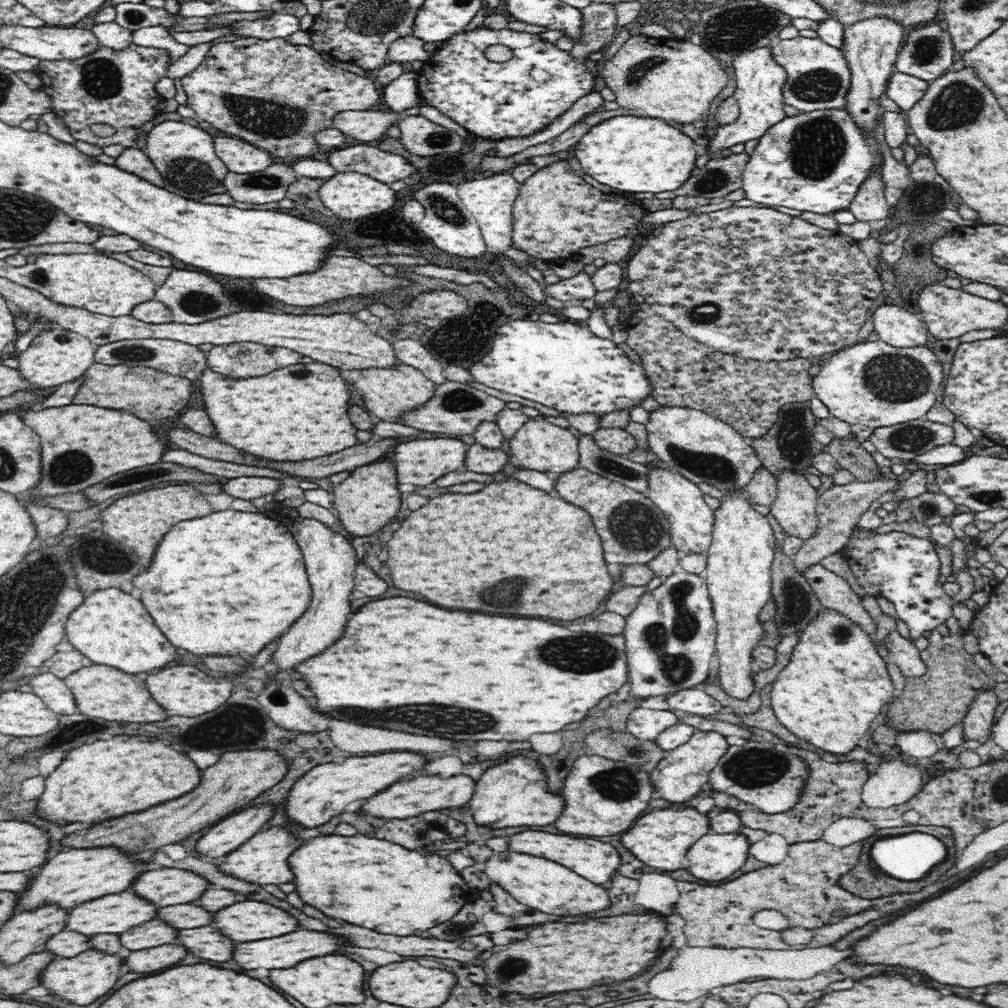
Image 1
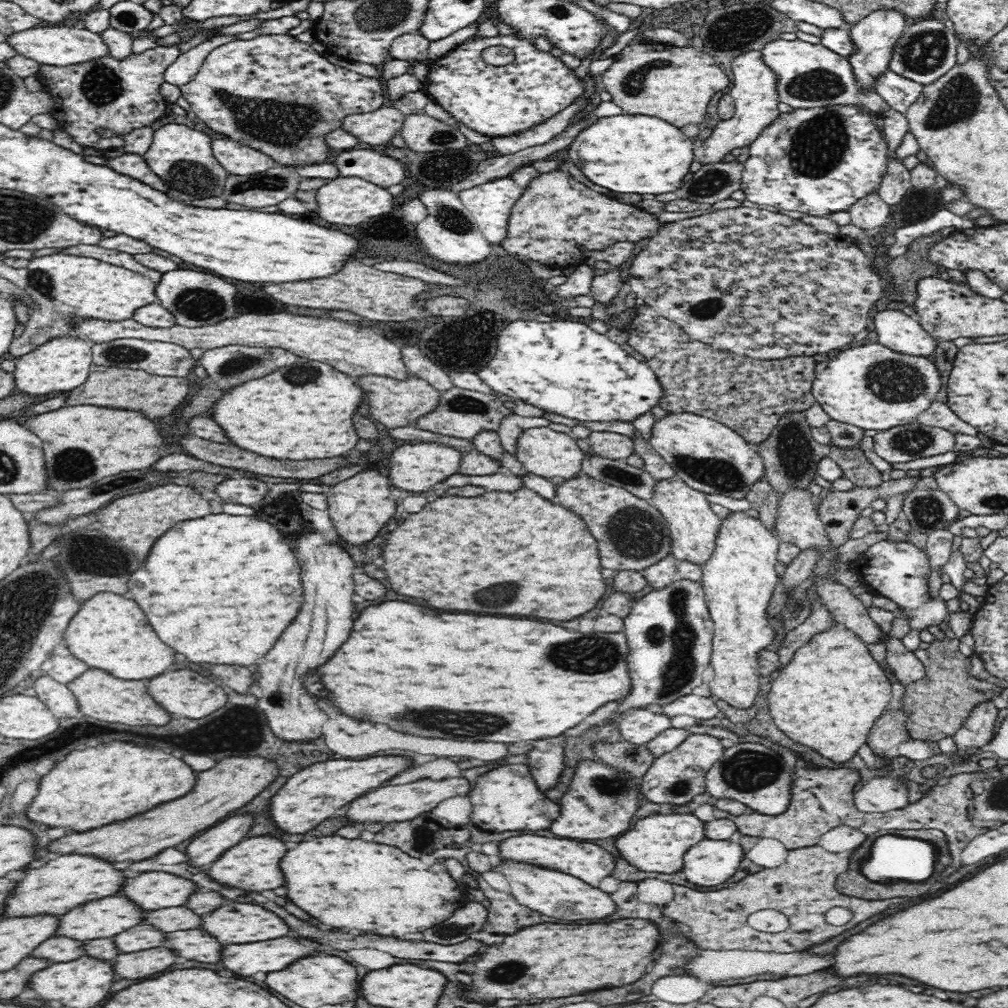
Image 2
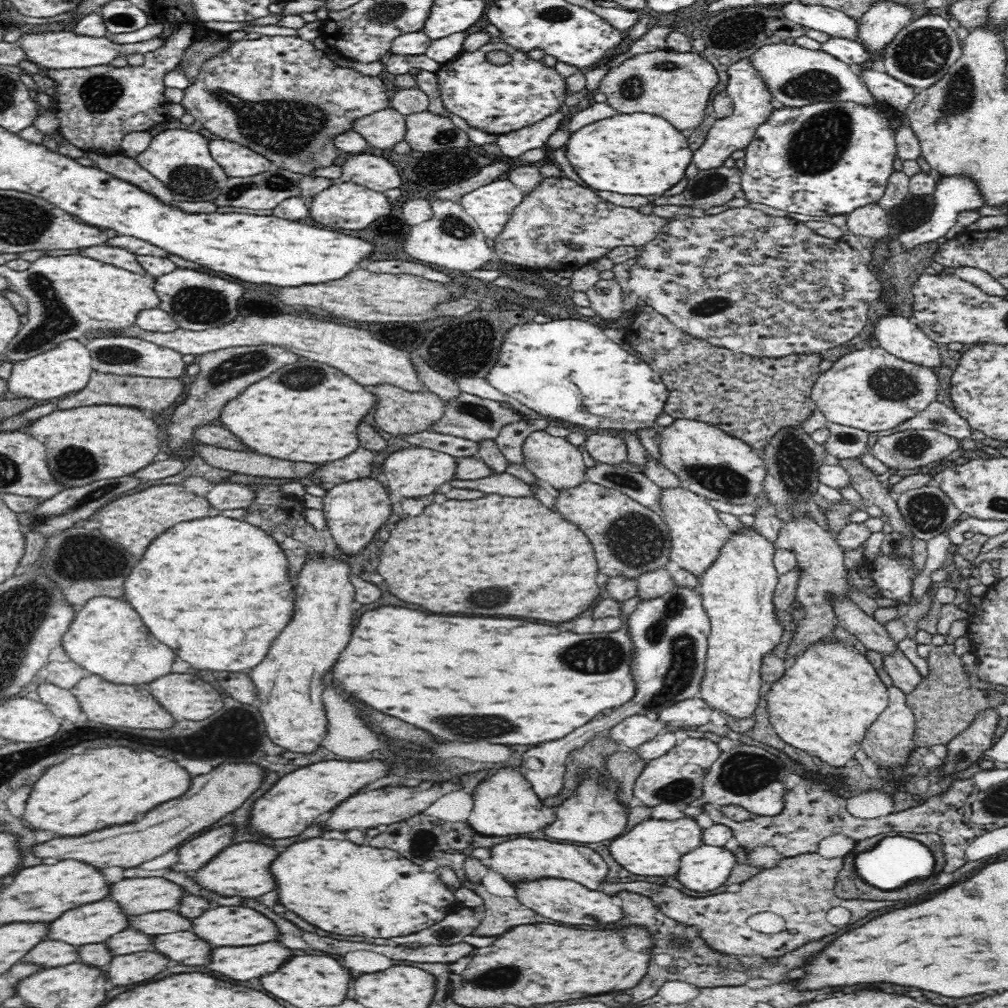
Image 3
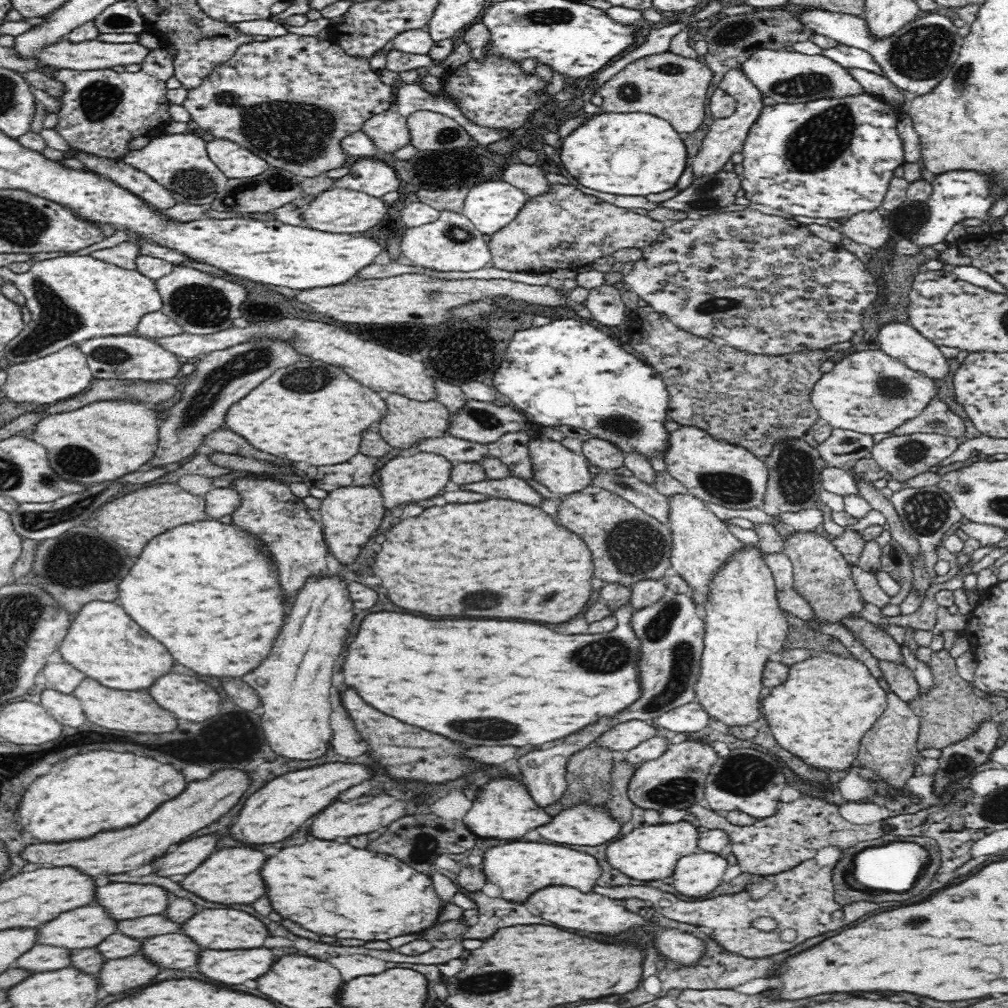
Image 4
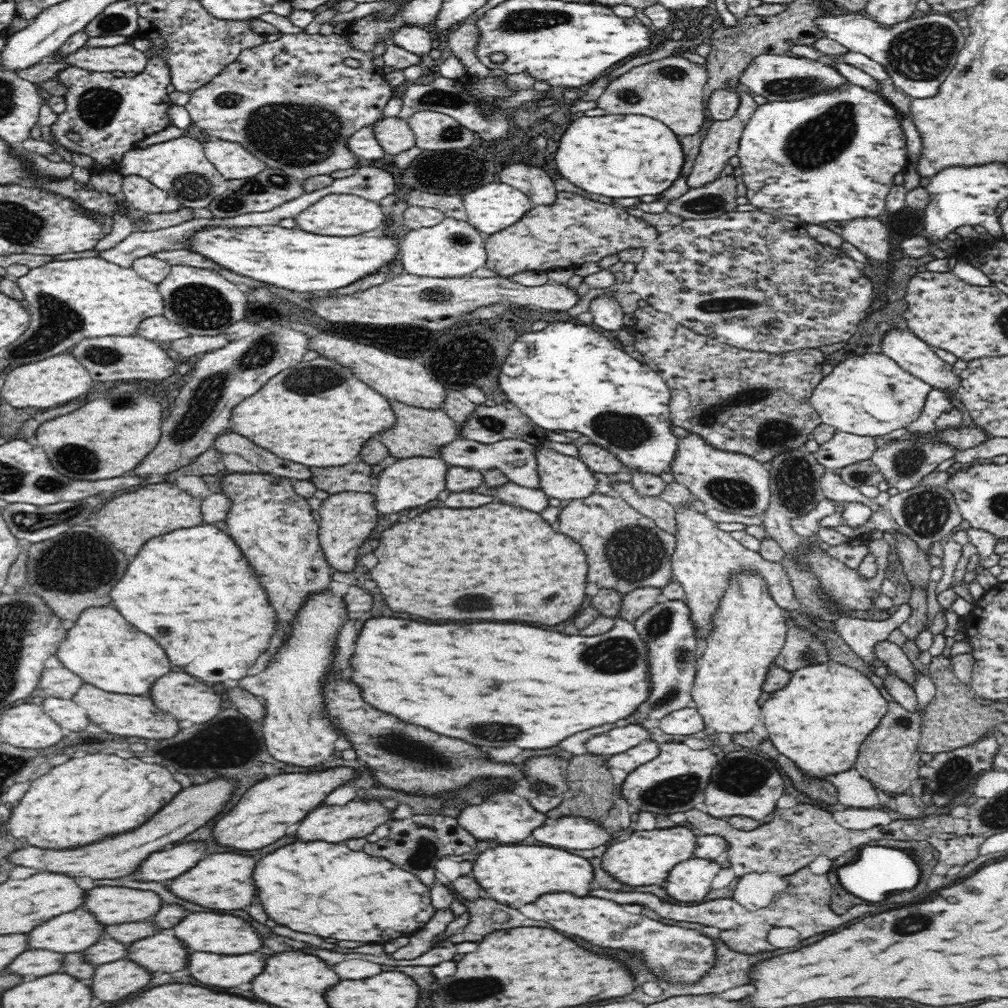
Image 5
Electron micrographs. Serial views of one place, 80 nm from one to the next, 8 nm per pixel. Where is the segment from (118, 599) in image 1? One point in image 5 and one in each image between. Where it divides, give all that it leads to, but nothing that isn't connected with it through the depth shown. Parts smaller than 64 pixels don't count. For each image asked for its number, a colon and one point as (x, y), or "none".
2: (109, 632)
3: (106, 638)
4: (102, 642)
5: (103, 650)

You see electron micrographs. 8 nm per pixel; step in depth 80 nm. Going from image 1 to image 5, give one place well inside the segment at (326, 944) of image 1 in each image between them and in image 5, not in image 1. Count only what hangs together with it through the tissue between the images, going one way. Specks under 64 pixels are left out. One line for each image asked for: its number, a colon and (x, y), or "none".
2: (271, 956)
3: (241, 963)
4: (227, 966)
5: (209, 969)

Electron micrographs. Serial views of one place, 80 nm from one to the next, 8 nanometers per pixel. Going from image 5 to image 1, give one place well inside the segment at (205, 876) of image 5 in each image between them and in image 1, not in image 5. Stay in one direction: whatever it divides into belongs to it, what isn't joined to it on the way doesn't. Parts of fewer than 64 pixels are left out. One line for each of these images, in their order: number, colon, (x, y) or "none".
1: (263, 859)
2: (252, 865)
3: (243, 870)
4: (232, 876)

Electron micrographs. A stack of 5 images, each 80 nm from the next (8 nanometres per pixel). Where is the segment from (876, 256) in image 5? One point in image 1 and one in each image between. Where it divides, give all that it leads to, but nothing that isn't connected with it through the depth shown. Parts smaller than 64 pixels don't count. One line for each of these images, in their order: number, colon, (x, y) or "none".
1: (869, 204)
2: (871, 211)
3: (871, 220)
4: (868, 228)

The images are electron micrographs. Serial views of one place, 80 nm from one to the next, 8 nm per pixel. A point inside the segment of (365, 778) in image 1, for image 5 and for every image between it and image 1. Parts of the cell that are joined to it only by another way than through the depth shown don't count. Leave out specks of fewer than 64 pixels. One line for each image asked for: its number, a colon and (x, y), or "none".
2: (315, 793)
3: (290, 806)
4: (277, 810)
5: (260, 818)

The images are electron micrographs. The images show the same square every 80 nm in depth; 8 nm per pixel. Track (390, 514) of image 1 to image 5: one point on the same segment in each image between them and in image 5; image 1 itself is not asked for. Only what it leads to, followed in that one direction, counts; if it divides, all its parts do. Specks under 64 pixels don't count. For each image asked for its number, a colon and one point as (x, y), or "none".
2: (359, 507)
3: (354, 511)
4: (350, 514)
5: (347, 518)

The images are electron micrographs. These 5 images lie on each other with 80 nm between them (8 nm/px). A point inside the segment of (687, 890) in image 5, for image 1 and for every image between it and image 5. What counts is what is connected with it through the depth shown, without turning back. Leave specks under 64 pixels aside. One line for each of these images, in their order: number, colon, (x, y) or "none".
1: (713, 858)
2: (711, 862)
3: (705, 868)
4: (696, 875)

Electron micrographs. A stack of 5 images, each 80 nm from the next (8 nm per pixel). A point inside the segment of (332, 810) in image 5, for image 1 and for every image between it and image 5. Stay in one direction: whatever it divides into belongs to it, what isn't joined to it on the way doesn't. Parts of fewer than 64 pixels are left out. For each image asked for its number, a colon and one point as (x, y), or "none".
1: (409, 799)
2: (392, 803)
3: (395, 803)
4: (366, 814)

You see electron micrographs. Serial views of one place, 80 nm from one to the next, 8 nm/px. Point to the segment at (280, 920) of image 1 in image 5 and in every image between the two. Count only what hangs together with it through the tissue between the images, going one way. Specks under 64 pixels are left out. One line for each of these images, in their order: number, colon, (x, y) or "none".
2: (231, 923)
3: (223, 925)
4: (218, 928)
5: (207, 931)

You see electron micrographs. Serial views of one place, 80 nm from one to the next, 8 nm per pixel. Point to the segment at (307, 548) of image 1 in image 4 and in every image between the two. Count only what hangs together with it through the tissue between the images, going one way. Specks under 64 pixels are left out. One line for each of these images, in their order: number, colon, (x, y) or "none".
2: (323, 625)
3: (289, 683)
4: (292, 683)

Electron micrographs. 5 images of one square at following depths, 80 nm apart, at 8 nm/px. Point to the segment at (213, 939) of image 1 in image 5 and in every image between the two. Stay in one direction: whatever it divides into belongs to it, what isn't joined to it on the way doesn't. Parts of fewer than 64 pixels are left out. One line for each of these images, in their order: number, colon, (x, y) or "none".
2: (194, 944)
3: (184, 947)
4: (173, 950)
5: (162, 952)

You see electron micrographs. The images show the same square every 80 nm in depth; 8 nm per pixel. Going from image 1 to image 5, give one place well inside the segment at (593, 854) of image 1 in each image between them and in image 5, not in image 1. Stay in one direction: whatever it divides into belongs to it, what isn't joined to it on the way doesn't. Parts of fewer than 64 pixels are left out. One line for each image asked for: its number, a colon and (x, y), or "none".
2: (585, 860)
3: (517, 859)
4: (520, 868)
5: (514, 875)

